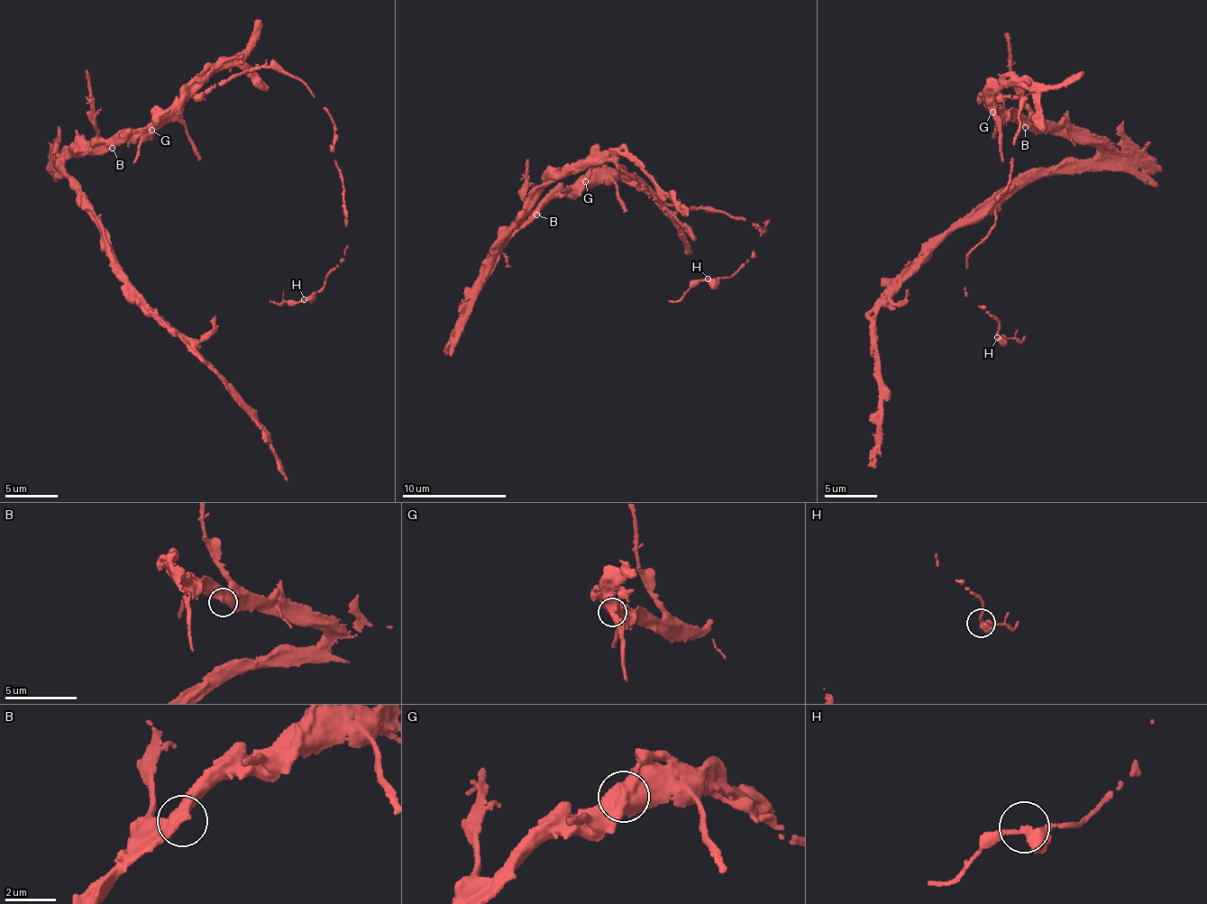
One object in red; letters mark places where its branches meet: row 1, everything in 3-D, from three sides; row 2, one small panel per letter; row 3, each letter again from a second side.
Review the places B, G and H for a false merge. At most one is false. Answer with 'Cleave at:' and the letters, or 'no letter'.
Cleave at: G

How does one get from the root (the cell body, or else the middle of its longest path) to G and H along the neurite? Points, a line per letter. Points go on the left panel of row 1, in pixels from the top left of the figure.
G: (109, 143), (123, 136), (143, 136), (152, 131)
H: (109, 143), (146, 136), (243, 71), (280, 68), (298, 79), (334, 124), (346, 218), (342, 262), (304, 299)

